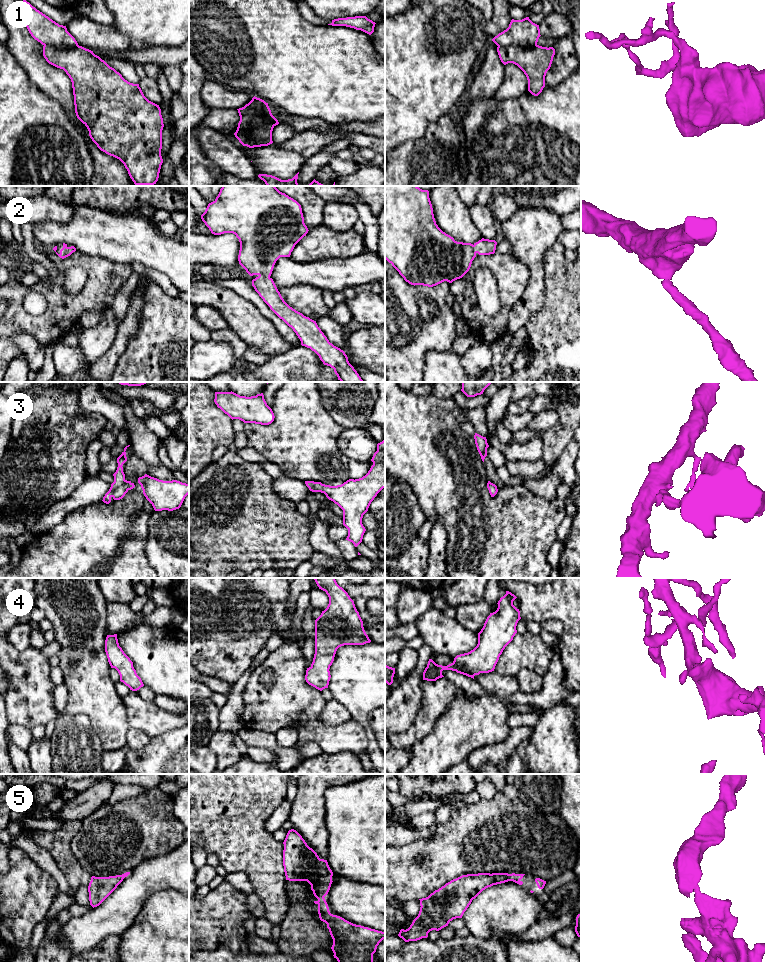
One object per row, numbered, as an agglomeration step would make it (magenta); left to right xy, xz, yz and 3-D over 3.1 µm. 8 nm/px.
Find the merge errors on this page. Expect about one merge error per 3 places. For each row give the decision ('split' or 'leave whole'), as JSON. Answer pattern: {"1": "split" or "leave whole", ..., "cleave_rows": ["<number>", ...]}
{"1": "split", "2": "leave whole", "3": "leave whole", "4": "leave whole", "5": "leave whole", "cleave_rows": ["1"]}

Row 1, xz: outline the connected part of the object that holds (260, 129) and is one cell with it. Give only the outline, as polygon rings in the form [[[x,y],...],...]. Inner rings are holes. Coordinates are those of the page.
[[[257,113],[251,119],[250,125],[247,127],[246,132],[248,137],[255,143],[261,146],[268,146],[273,143],[273,128],[273,123],[267,117]]]

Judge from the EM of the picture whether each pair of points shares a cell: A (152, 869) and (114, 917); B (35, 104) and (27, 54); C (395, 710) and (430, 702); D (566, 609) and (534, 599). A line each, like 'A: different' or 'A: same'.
A: same
B: different
C: different
D: same

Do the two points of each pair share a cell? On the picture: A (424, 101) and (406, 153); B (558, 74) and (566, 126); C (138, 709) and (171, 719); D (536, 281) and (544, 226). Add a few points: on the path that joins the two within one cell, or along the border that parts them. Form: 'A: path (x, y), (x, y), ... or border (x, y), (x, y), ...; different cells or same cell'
A: border (428, 124), (420, 138), (409, 139), (395, 148); different cells
B: border (570, 74), (556, 85), (545, 87); different cells
C: path (146, 716), (151, 719), (163, 719); same cell
D: path (536, 267), (536, 240); same cell

